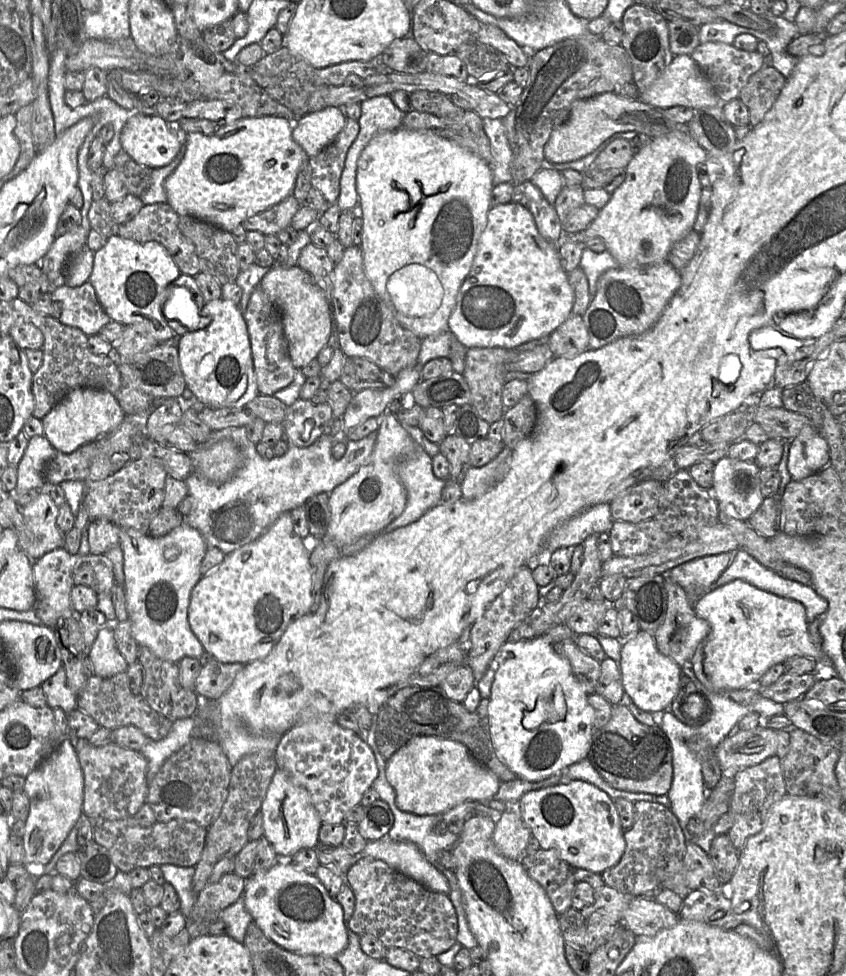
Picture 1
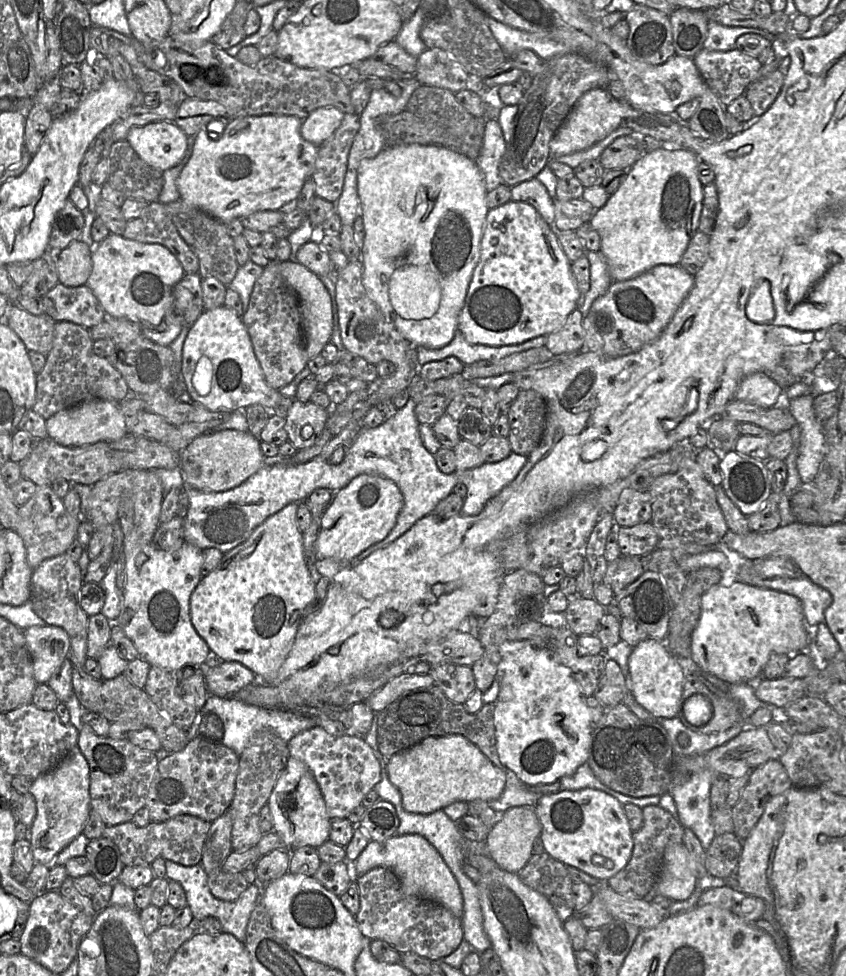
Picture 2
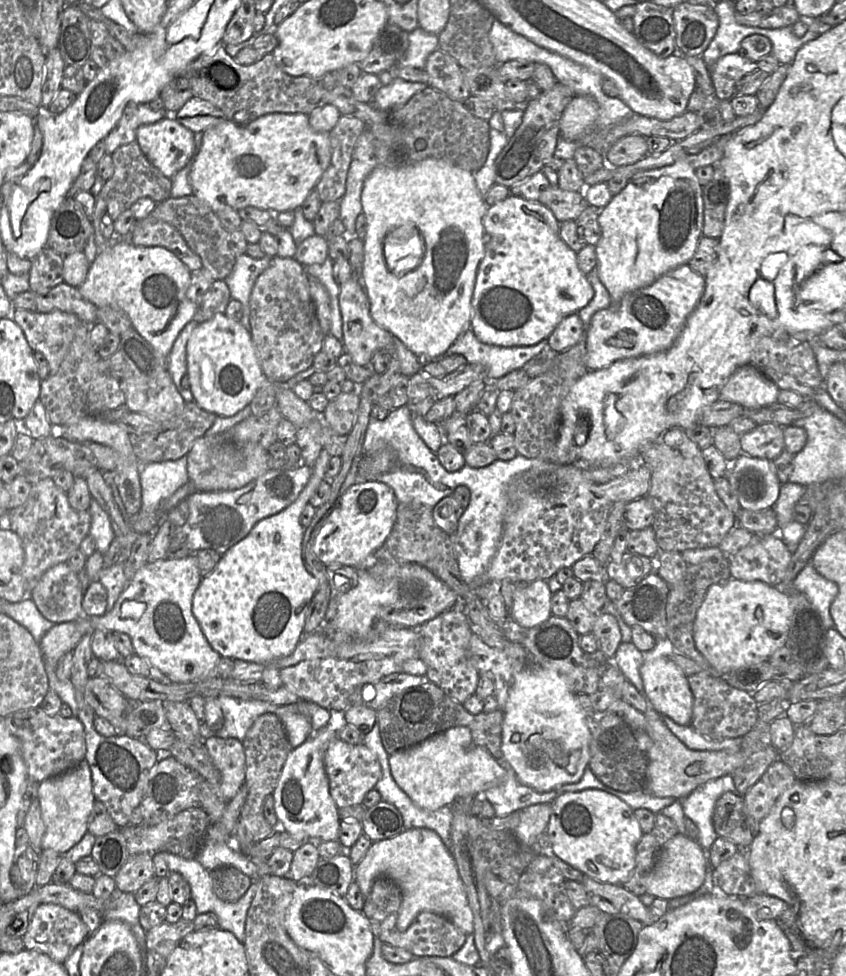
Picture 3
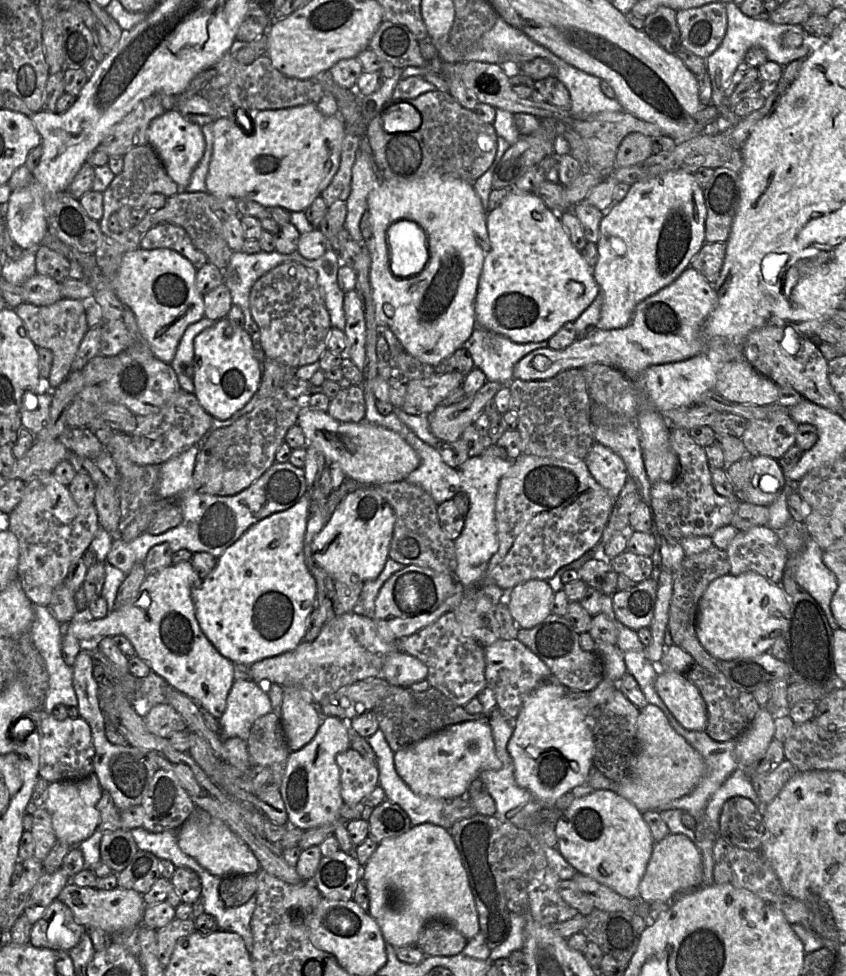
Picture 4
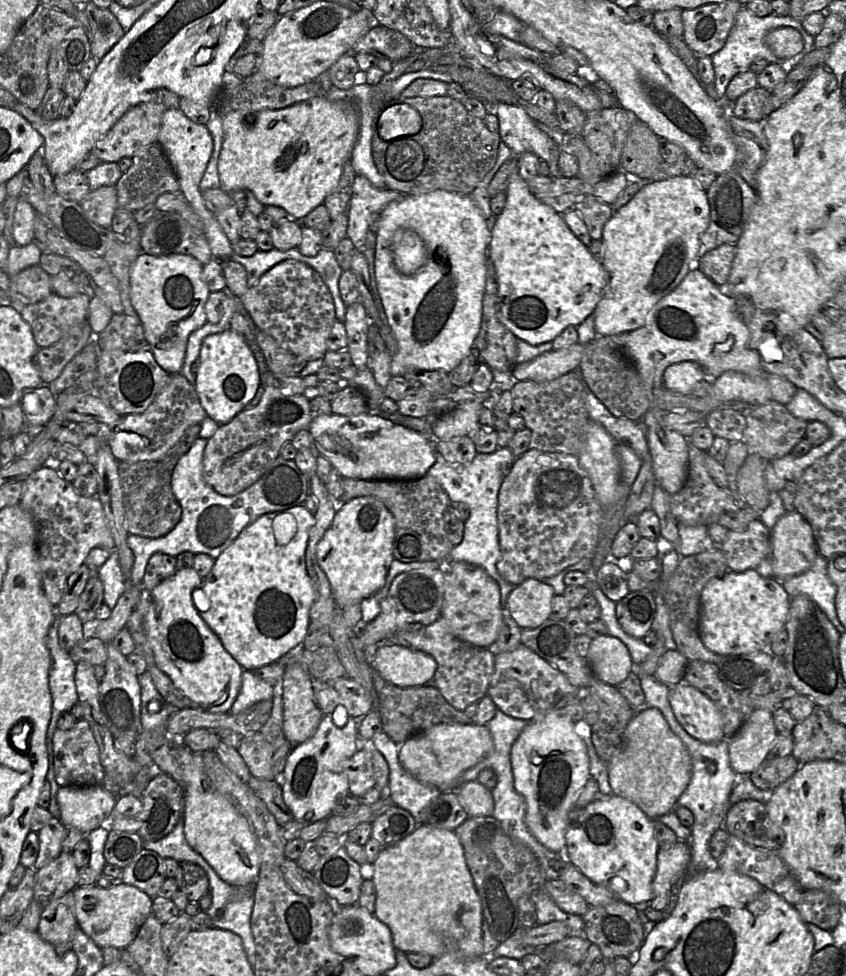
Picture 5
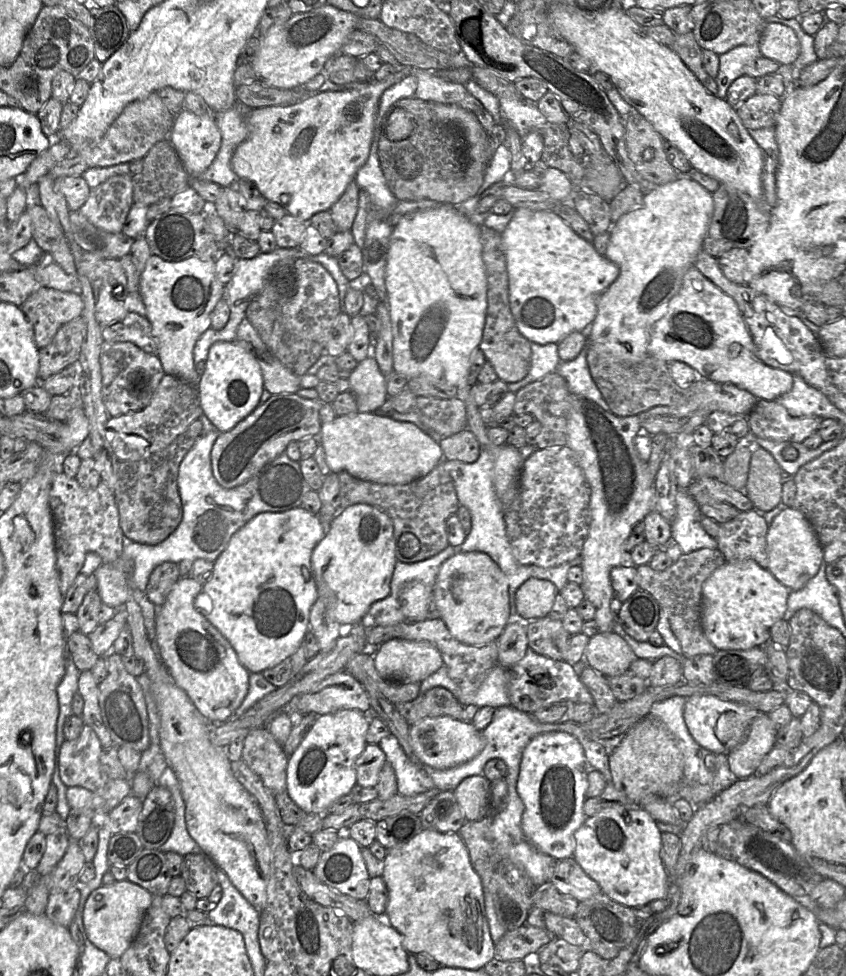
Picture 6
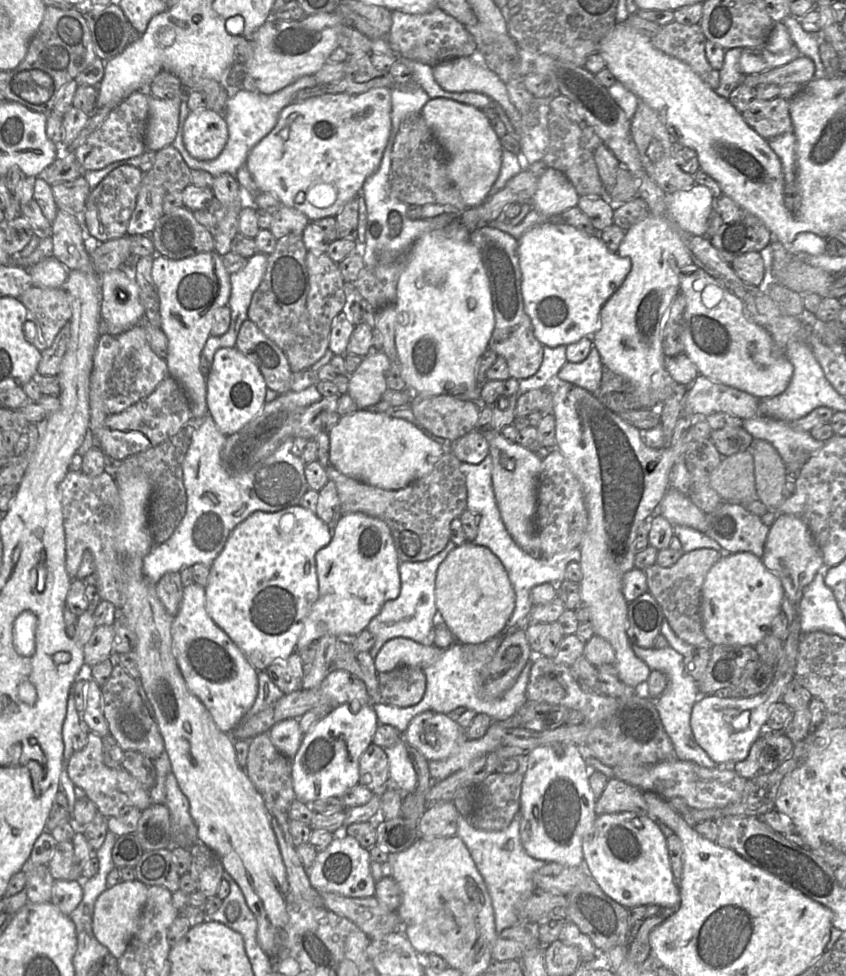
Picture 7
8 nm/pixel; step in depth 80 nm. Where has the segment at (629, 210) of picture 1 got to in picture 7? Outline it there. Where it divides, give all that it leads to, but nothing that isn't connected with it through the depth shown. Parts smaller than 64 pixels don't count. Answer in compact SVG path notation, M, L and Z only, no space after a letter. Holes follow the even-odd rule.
M699 184L666 194L665 214L650 214L626 230L616 252L631 260L631 270L623 284L603 305L599 328L591 339L602 364L629 380L635 389L648 389L654 374L666 369L663 328L679 291L679 272L692 263L687 238L705 236L714 212L714 201L710 189Z

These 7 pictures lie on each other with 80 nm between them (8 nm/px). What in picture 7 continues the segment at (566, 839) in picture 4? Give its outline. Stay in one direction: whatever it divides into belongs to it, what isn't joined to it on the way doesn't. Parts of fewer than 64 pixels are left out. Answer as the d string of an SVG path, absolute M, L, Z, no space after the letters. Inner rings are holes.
M635 812L605 813L597 816L591 832L582 843L583 864L603 892L626 908L658 905L677 908L680 904L680 889L674 882L666 837L658 822Z

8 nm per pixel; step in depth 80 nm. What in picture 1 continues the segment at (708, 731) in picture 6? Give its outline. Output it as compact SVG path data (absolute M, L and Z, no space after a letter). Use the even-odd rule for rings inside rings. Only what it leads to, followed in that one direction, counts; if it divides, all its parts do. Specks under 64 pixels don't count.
M644 630L622 640L619 670L626 697L641 710L660 715L670 708L683 675L682 667L662 654L657 648L653 634Z

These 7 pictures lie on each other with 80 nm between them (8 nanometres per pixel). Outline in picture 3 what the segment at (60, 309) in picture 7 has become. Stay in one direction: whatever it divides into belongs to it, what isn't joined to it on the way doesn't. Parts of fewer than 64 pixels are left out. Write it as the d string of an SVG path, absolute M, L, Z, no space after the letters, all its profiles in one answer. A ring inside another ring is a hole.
M12 304L7 318L14 320L22 328L34 351L45 355L50 375L58 371L76 329L83 324L73 313L59 310L42 313L15 308Z

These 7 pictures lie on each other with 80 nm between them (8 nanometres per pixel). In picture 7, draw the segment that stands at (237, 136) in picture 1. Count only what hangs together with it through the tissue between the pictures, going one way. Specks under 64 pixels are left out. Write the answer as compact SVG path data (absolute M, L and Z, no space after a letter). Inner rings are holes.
M388 87L372 88L362 93L325 94L289 104L280 112L273 130L251 149L246 158L245 165L253 176L258 192L274 195L281 205L302 212L310 221L329 216L335 217L350 200L361 194L365 180L379 168L391 134L391 109L391 88Z

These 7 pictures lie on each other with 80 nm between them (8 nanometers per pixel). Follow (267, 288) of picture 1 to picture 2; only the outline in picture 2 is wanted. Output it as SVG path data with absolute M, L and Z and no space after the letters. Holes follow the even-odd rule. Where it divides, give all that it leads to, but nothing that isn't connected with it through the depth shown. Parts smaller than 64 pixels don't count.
M296 261L280 262L280 272L287 285L299 298L305 350L308 359L312 359L321 353L332 337L333 315L330 294L316 274Z

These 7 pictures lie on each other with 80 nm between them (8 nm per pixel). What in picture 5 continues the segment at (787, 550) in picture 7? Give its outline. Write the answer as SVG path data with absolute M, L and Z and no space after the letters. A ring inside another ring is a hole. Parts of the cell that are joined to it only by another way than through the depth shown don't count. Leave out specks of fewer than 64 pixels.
M786 512L770 530L773 578L784 580L807 571L818 556L813 530L798 512Z

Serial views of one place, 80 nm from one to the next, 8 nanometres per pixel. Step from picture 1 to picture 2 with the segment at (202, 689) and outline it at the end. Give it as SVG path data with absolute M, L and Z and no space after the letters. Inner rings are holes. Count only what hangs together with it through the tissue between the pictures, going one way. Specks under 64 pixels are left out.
M224 661L205 669L205 682L210 695L234 696L240 689L257 680L255 673L237 661Z

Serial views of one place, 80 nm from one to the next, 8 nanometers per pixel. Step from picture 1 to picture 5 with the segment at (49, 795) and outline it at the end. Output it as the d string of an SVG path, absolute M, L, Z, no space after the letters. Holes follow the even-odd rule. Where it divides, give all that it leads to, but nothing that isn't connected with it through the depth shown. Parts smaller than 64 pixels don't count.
M101 785L62 786L56 799L60 809L58 819L66 827L75 827L85 835L100 827L116 801Z

